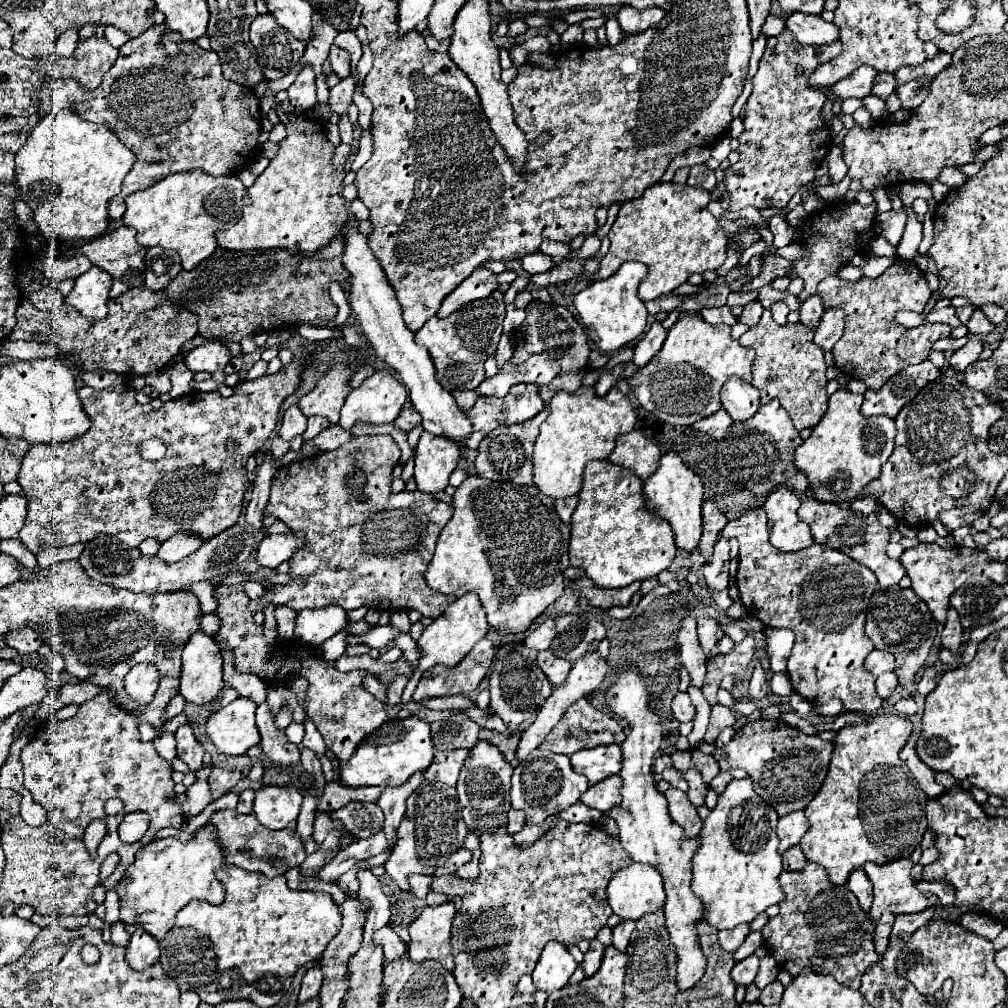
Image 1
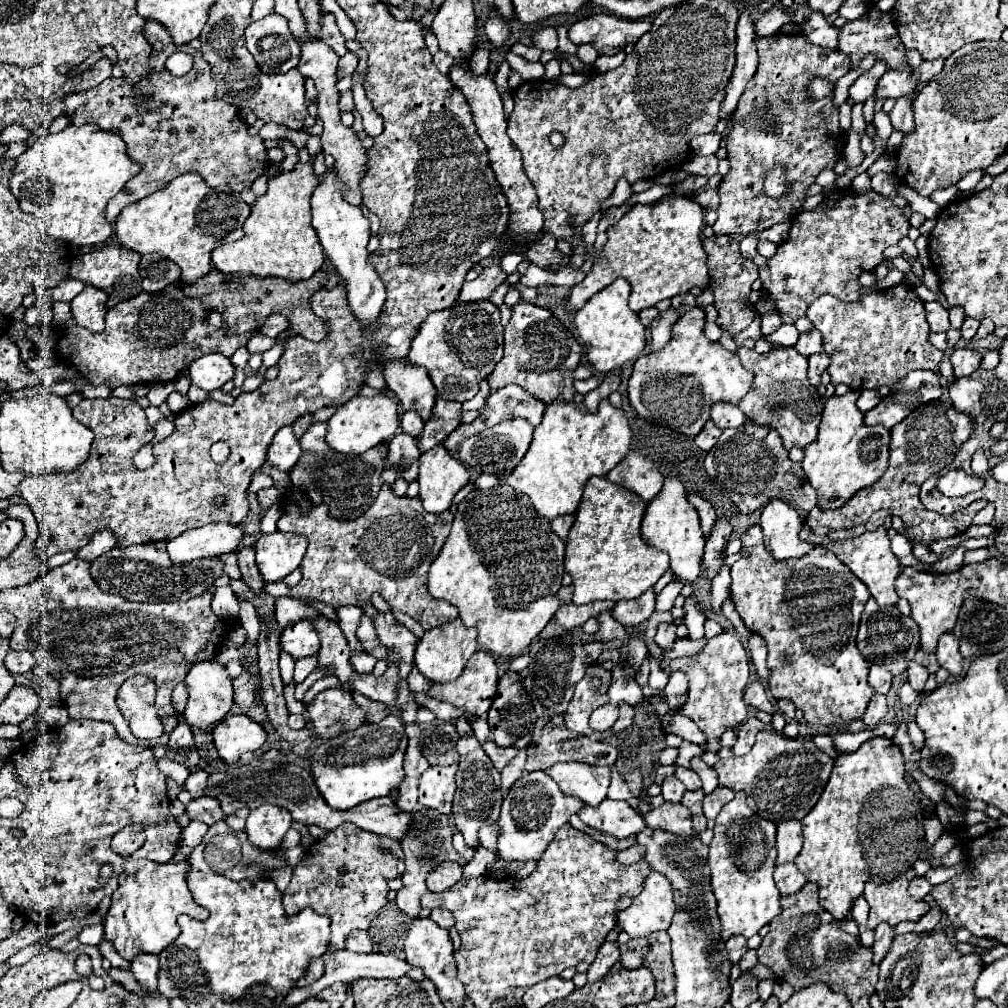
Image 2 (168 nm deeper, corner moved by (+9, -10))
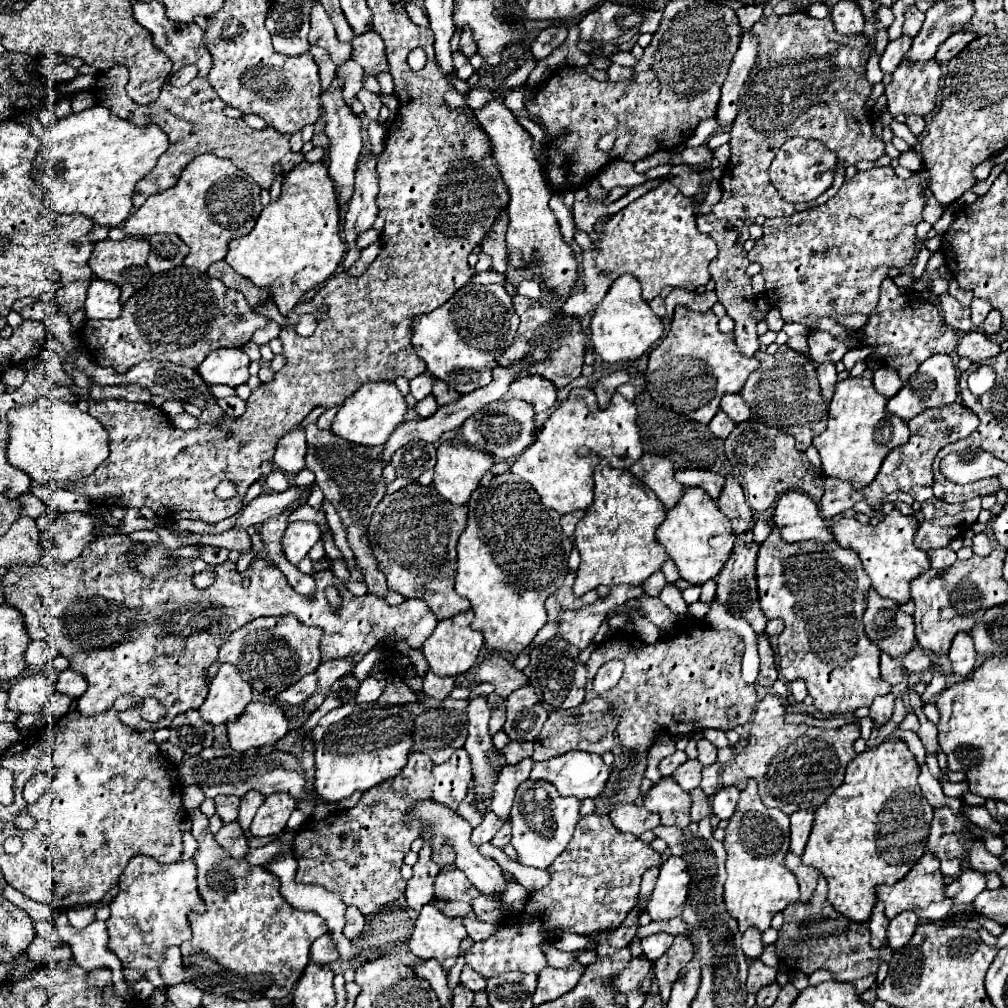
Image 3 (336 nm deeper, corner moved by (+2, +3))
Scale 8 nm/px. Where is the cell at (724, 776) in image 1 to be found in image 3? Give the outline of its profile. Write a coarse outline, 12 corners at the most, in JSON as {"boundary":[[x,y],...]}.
{"boundary":[[720,788],[712,798],[712,812],[730,820],[740,790]]}

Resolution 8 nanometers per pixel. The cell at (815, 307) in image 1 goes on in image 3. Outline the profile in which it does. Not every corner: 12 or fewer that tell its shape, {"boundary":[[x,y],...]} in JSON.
{"boundary":[[828,332],[808,336],[816,364],[836,364],[848,352]]}

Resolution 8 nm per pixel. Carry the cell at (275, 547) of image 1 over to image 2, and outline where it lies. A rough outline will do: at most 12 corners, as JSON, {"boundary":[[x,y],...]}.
{"boundary":[[261,535],[257,567],[265,581],[281,581],[301,565],[307,537]]}

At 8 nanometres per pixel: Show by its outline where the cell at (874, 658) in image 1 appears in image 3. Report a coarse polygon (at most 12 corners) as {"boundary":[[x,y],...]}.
{"boundary":[[884,652],[880,674],[892,686],[904,680],[904,668]]}

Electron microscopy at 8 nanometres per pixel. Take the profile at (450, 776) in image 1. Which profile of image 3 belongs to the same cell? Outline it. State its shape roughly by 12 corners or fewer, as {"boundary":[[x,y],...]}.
{"boundary":[[468,752],[434,766],[434,800],[456,810],[472,780]]}

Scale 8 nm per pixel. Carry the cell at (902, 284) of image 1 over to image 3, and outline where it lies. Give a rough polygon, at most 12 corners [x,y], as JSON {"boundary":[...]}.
{"boundary":[[880,286],[864,326],[866,346],[902,382],[958,332],[938,306]]}

